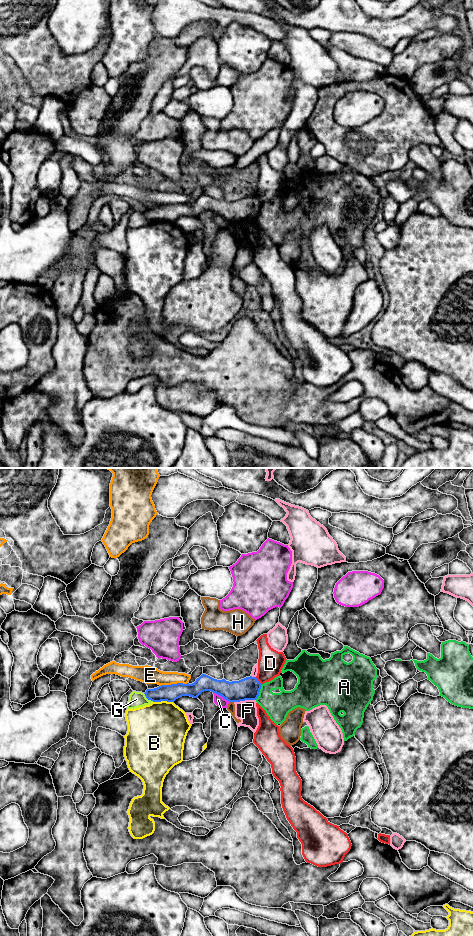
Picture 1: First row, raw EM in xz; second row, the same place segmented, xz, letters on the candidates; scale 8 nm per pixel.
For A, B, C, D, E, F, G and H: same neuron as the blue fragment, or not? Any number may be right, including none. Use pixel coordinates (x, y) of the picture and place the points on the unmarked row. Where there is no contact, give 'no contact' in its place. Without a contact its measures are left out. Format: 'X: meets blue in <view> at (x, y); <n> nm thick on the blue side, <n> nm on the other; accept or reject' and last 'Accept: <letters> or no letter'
A: meets blue in xz at (259, 211); 180 nm thick on the blue side, 200 nm on the other; reject
B: meets blue in xz at (162, 220); 140 nm thick on the blue side, 440 nm on the other; reject
C: meets blue in xz at (221, 215); 180 nm thick on the blue side, 80 nm on the other; reject
D: meets blue in xz at (258, 201); 180 nm thick on the blue side, 200 nm on the other; reject
E: meets blue in xz at (173, 204); 140 nm thick on the blue side, 140 nm on the other; reject
F: meets blue in xz at (244, 220); 180 nm thick on the blue side, 170 nm on the other; reject
G: meets blue in xz at (148, 219); 140 nm thick on the blue side, 130 nm on the other; reject
H: meets blue in xz at (231, 221); 180 nm thick on the blue side, 60 nm on the other; reject
Accept: no letter

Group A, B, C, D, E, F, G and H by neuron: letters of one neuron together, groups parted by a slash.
A G / B / C / D / E / F / H

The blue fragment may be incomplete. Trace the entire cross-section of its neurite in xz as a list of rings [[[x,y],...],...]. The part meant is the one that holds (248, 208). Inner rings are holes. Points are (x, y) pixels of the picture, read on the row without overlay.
[[[202,194],[192,204],[161,205],[154,209],[147,209],[144,213],[148,220],[153,222],[174,222],[182,216],[198,218],[204,211],[211,211],[222,216],[229,222],[256,220],[259,216],[261,203],[256,197],[246,197],[239,201],[217,200]]]

